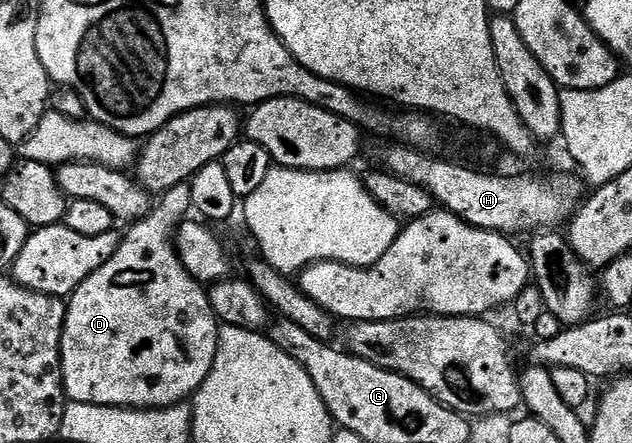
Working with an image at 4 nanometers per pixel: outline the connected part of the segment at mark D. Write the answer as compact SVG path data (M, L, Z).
M191 183L171 186L171 190L160 193L159 199L149 209L149 213L142 220L136 221L128 233L122 235L121 244L115 254L95 274L91 274L68 297L65 309L65 325L61 339L61 381L65 387L66 397L74 404L94 404L95 406L111 406L112 408L170 408L173 404L188 401L197 387L205 381L211 366L215 362L217 353L217 333L219 321L209 301L209 293L200 280L196 280L187 269L177 253L175 237L177 227L186 219L187 213L193 208L191 198Z

